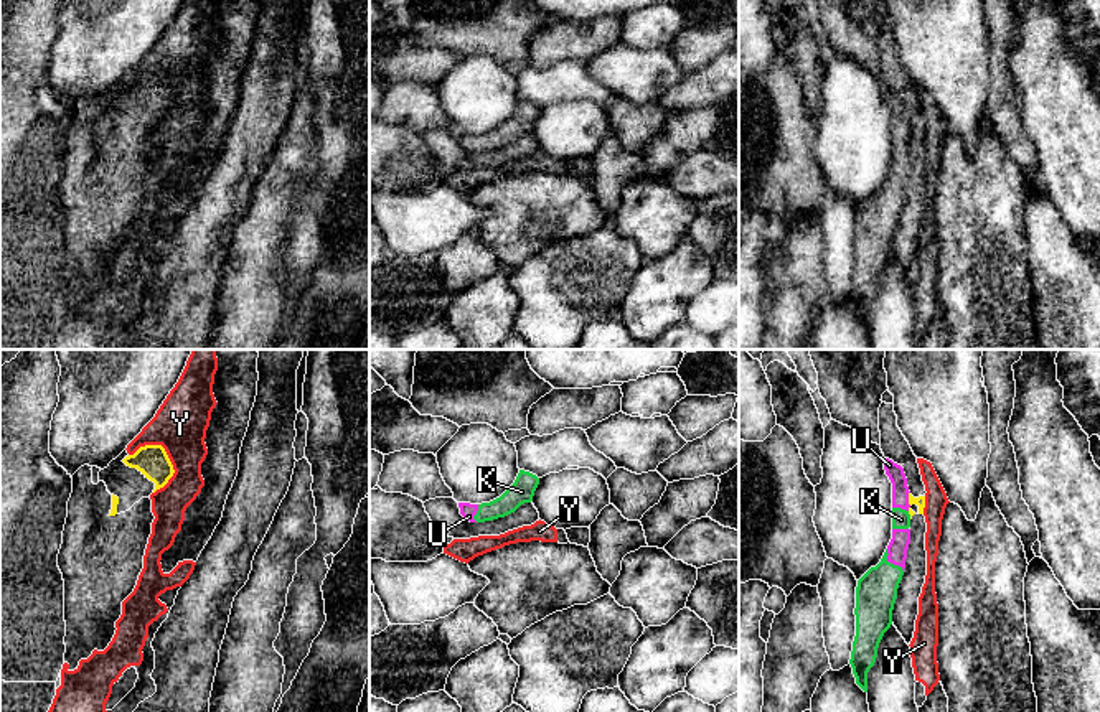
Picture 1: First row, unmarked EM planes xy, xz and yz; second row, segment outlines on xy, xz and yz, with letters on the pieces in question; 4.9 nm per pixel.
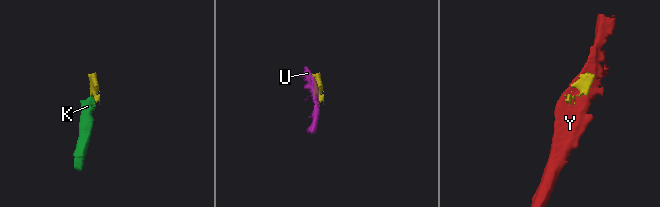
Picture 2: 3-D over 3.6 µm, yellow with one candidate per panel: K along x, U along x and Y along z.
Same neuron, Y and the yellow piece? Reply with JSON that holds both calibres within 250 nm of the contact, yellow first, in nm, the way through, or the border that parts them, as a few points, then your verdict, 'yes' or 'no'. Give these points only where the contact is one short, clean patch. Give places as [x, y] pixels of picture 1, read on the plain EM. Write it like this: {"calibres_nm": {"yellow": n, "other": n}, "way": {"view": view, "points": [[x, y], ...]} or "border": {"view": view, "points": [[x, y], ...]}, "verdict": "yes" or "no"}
{"calibres_nm": {"yellow": 160, "other": 260}, "verdict": "no"}

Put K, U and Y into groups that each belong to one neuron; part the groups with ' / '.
K U / Y

